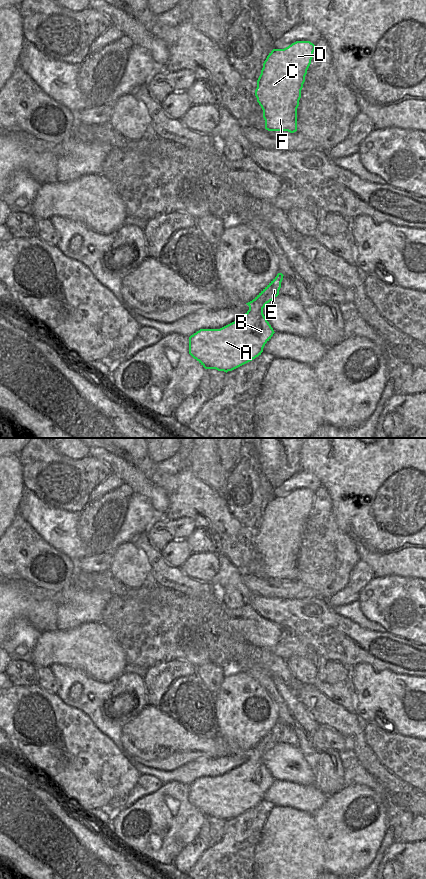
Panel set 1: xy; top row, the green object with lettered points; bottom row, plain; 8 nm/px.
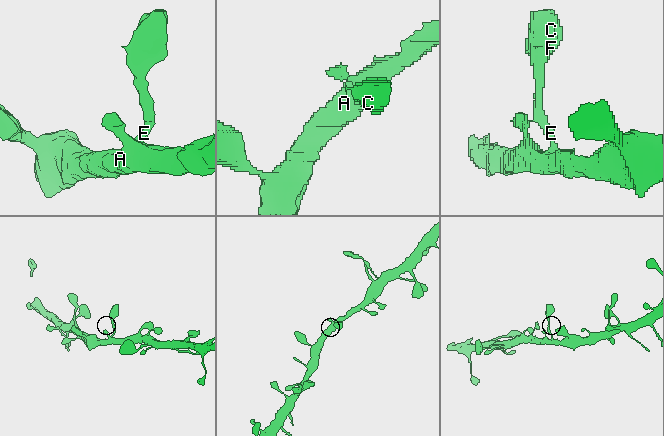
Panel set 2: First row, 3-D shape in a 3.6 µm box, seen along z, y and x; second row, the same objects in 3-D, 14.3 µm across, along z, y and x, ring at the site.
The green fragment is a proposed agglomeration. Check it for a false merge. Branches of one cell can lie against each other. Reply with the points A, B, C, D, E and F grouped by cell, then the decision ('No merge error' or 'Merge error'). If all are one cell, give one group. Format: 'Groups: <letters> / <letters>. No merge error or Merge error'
Groups: A B C D E F. No merge error.

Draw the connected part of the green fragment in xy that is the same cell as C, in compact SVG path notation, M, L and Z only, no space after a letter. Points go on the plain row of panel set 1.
M296 489L267 504L255 538L266 578L297 579L297 556L314 498L310 489Z

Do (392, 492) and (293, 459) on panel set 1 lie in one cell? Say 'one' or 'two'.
two

